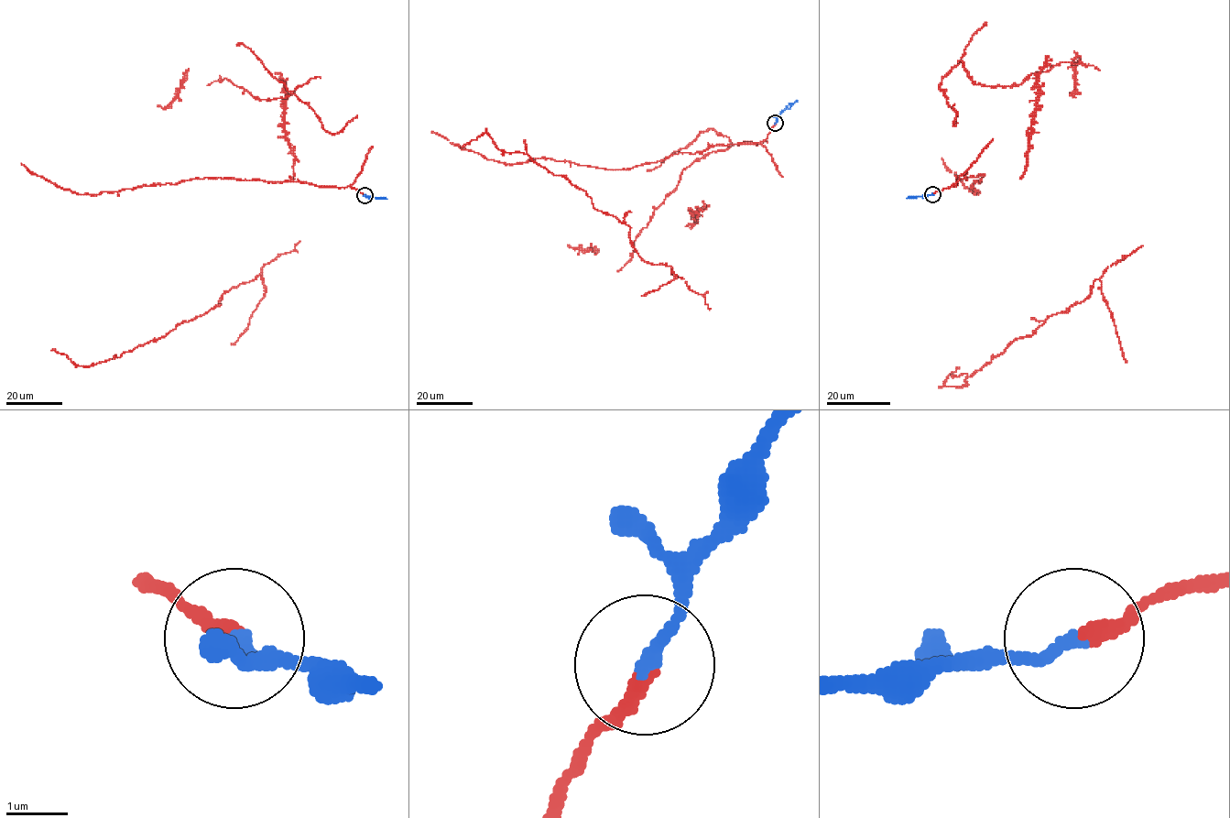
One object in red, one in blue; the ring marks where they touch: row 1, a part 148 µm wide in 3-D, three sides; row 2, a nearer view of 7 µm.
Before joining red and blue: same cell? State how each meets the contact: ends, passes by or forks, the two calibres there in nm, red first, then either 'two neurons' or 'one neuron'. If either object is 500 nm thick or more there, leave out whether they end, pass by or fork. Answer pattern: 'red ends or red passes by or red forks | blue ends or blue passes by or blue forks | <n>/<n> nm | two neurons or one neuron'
red ends | blue ends | 220/220 nm | one neuron

